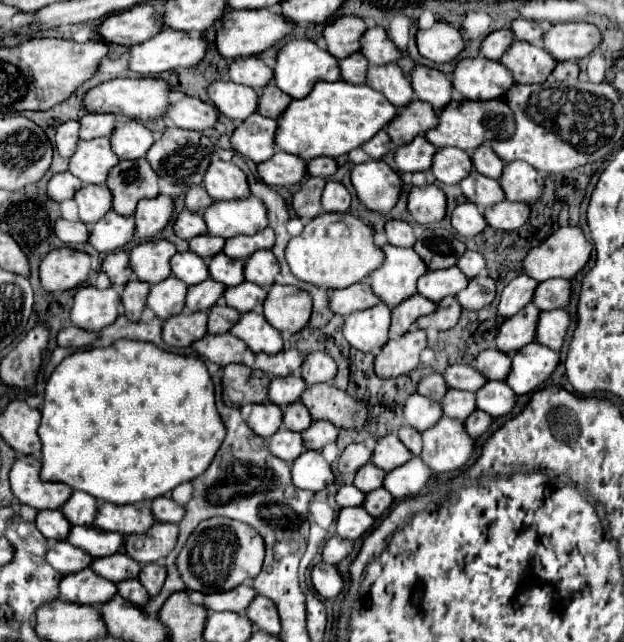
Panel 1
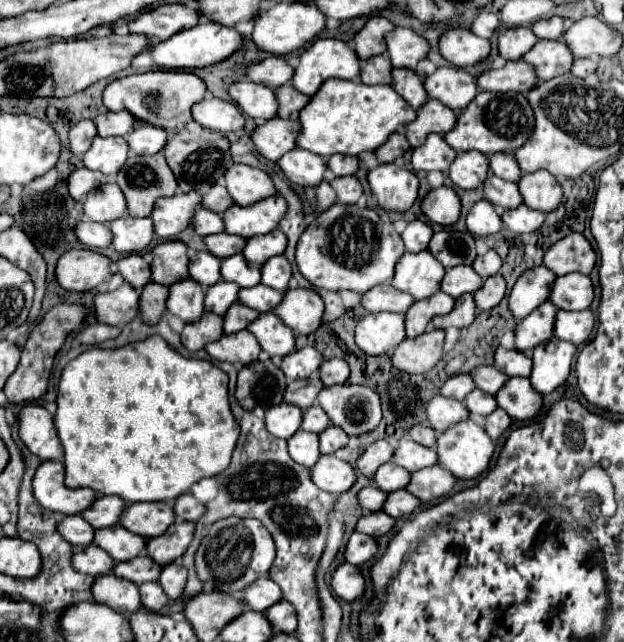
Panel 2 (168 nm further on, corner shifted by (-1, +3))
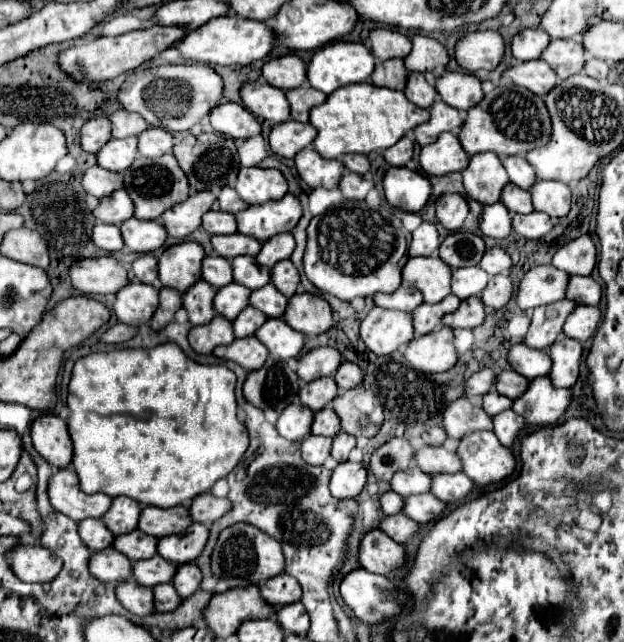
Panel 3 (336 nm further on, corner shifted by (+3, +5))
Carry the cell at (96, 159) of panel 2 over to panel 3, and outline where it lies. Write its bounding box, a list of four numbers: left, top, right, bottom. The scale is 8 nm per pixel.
[97,137,137,171]

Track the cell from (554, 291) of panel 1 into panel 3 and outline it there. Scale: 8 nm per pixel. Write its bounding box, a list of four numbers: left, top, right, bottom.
[565,275,601,305]

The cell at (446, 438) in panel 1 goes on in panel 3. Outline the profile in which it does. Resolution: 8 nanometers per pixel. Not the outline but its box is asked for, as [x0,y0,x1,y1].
[455,431,515,487]

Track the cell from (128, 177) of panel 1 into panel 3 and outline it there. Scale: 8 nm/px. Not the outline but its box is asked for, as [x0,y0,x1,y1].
[123,153,189,219]

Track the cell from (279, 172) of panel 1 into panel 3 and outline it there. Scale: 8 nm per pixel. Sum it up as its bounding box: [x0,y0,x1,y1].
[295,147,345,189]

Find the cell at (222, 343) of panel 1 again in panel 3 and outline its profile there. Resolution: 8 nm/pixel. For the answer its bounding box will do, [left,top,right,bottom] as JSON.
[213,337,267,371]

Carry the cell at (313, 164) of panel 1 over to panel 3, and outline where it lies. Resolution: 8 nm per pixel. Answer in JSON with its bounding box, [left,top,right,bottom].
[341,155,369,175]

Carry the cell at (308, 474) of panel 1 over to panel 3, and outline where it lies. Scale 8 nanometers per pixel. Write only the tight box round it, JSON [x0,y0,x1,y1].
[329,461,367,499]

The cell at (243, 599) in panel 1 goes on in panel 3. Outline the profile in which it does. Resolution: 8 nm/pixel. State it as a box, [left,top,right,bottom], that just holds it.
[259,573,299,607]

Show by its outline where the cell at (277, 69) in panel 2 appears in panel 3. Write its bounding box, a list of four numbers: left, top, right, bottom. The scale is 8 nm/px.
[263,55,305,91]

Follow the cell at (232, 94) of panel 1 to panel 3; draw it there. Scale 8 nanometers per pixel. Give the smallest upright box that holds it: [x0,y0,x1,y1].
[241,83,289,123]

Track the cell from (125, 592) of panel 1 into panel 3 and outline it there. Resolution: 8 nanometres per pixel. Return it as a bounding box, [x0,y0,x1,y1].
[153,583,181,613]

